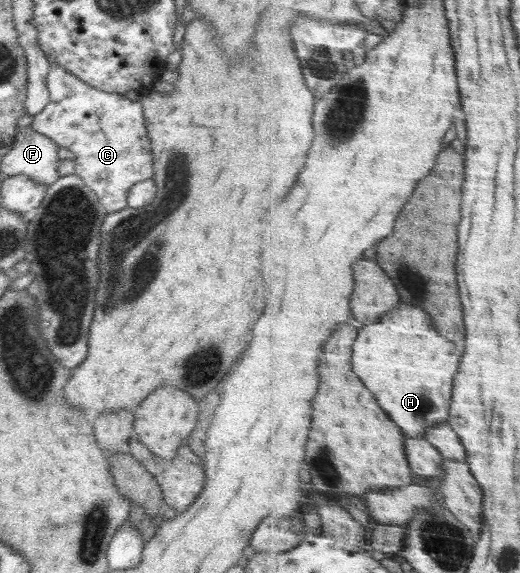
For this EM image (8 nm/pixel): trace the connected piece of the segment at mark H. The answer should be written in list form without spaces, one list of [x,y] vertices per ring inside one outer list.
[[[402,301],[396,310],[386,314],[381,320],[382,322],[366,326],[360,332],[358,344],[354,346],[356,374],[366,382],[366,386],[370,386],[370,390],[374,390],[374,394],[378,394],[382,406],[388,410],[394,422],[398,422],[406,430],[408,436],[424,440],[430,429],[450,420],[454,385],[458,377],[456,374],[460,374],[460,360],[462,361],[465,349],[442,335],[433,317],[421,306],[412,306],[412,303]]]

